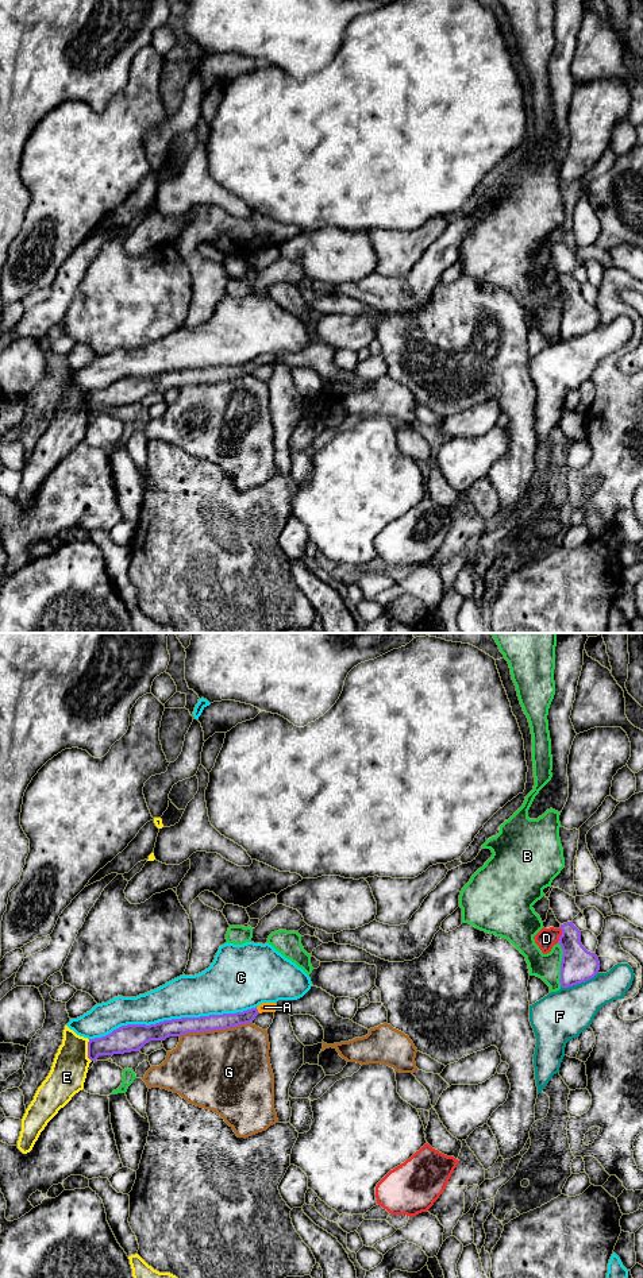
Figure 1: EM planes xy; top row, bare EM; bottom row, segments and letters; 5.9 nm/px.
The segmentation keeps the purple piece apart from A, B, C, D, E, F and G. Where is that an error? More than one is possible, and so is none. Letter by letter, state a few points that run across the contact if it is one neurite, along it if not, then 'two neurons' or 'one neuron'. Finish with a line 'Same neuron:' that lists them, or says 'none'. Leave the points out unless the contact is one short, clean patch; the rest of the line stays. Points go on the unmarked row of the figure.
A: line xy (218, 374), (243, 370), (257, 362), (265, 359); one neuron
B: two neurons
C: two neurons
D: two neurons
E: two neurons
F: two neurons
G: two neurons
Same neuron: A

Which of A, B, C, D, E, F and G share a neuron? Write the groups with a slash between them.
A / B / C / D / E / F / G

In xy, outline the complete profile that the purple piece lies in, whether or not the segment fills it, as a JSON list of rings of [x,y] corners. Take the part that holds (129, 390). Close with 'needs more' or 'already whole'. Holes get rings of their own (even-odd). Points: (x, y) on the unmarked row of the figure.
[[[262,355],[255,360],[223,367],[200,370],[181,370],[163,372],[155,377],[127,377],[111,386],[89,391],[88,410],[96,413],[100,408],[124,406],[140,402],[150,393],[165,393],[169,389],[181,389],[188,385],[213,383],[251,375],[258,366],[276,364],[276,355]]]; needs more

